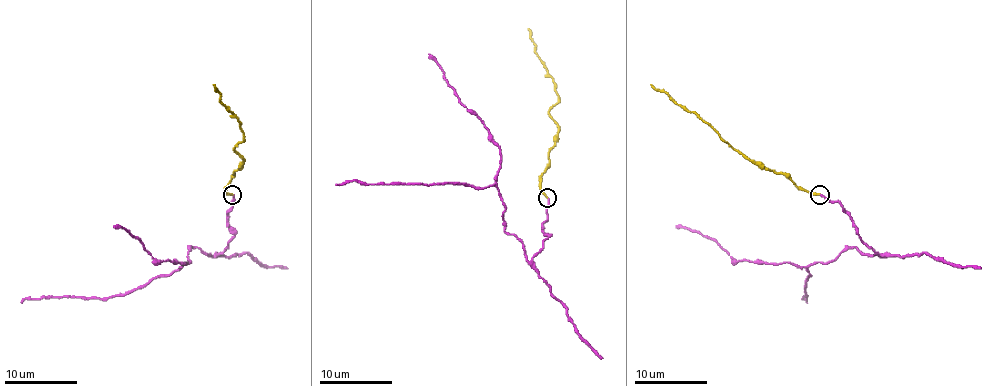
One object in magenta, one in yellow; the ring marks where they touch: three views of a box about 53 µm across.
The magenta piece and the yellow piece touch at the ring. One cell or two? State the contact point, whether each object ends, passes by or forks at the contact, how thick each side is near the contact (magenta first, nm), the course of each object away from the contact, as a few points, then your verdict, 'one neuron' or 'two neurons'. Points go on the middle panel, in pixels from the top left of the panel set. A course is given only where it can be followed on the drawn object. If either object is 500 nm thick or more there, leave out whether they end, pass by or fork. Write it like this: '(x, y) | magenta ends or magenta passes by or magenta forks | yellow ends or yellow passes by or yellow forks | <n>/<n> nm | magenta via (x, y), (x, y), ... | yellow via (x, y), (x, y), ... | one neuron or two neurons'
(547, 198) | magenta ends | yellow ends | 150/180 nm | magenta via (548, 198), (543, 231), (548, 236), (530, 260), (521, 242), (505, 231), (505, 211), (494, 185), (335, 183) | yellow via (546, 198), (541, 174), (557, 133), (557, 123), (548, 111), (557, 102), (557, 92), (528, 29) | one neuron

